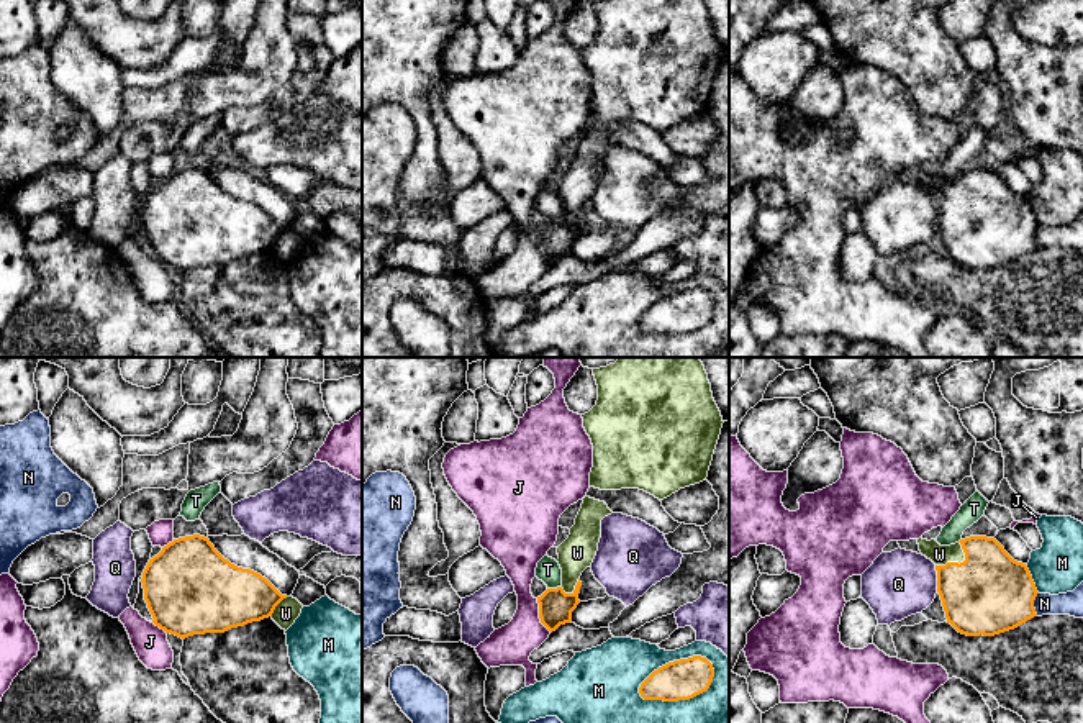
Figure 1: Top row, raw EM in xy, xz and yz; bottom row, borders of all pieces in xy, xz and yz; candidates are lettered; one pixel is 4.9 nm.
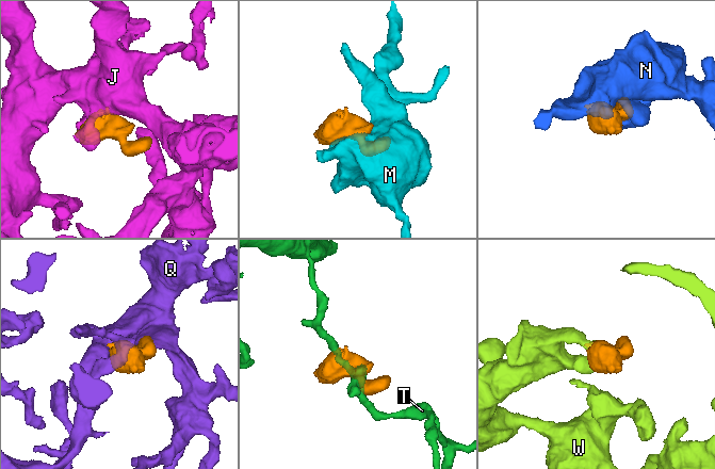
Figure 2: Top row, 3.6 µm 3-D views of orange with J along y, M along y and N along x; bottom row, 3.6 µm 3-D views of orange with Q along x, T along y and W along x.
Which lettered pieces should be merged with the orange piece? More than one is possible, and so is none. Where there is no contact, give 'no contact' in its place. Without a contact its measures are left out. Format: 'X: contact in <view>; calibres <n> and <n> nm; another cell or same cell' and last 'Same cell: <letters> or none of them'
J: contact in xz; calibres 170 and 200 nm; another cell
M: contact in xz; calibres 200 and 260 nm; another cell
N: contact in yz; calibres 400 and 110 nm; another cell
Q: contact in yz; calibres 400 and 320 nm; another cell
T: contact in xz; calibres 170 and 120 nm; another cell
W: contact in yz; calibres 400 and 100 nm; same cell
Same cell: W

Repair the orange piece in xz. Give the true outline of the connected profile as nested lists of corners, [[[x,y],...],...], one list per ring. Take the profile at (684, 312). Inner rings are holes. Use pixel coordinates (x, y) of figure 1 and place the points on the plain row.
[[[701,289],[668,295],[654,303],[639,320],[644,333],[678,334],[706,325],[713,315],[713,297]]]

